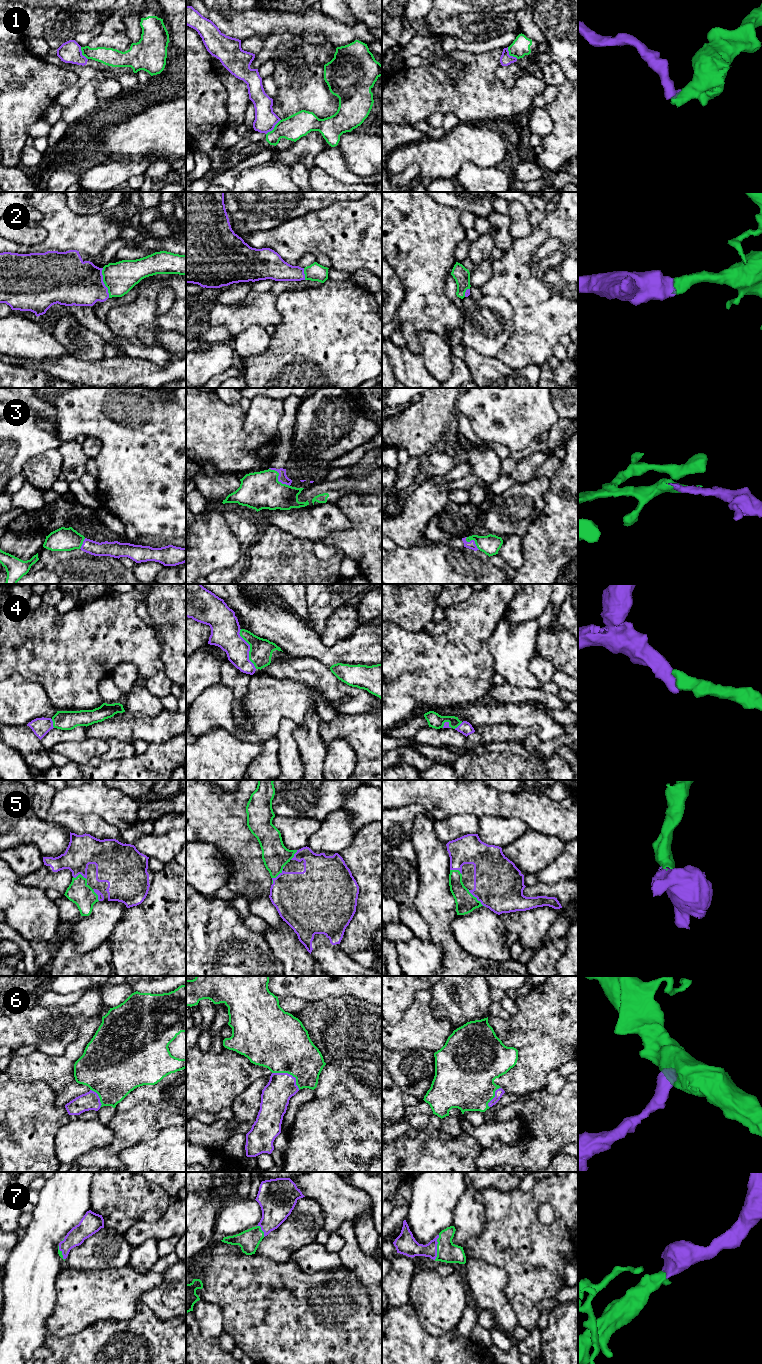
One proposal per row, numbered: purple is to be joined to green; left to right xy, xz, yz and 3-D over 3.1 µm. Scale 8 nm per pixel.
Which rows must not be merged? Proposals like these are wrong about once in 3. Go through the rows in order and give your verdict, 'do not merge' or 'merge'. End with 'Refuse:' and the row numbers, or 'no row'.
1: do not merge
2: merge
3: merge
4: merge
5: merge
6: merge
7: merge
Refuse: 1

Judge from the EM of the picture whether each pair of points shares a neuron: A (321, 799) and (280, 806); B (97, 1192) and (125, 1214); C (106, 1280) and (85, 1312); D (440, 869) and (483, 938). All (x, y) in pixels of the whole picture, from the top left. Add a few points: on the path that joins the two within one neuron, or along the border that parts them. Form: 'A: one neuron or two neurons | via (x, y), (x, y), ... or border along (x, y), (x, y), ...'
A: one neuron | via (311, 799), (290, 800)
B: one neuron | via (104, 1193), (118, 1207)
C: one neuron | via (101, 1288), (85, 1304)
D: two neurons | border along (457, 915), (452, 922), (452, 932), (455, 938)

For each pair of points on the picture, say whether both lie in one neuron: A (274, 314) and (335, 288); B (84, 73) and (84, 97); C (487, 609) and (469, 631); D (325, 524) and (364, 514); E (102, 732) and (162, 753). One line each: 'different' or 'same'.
A: different
B: different
C: same
D: different
E: different

